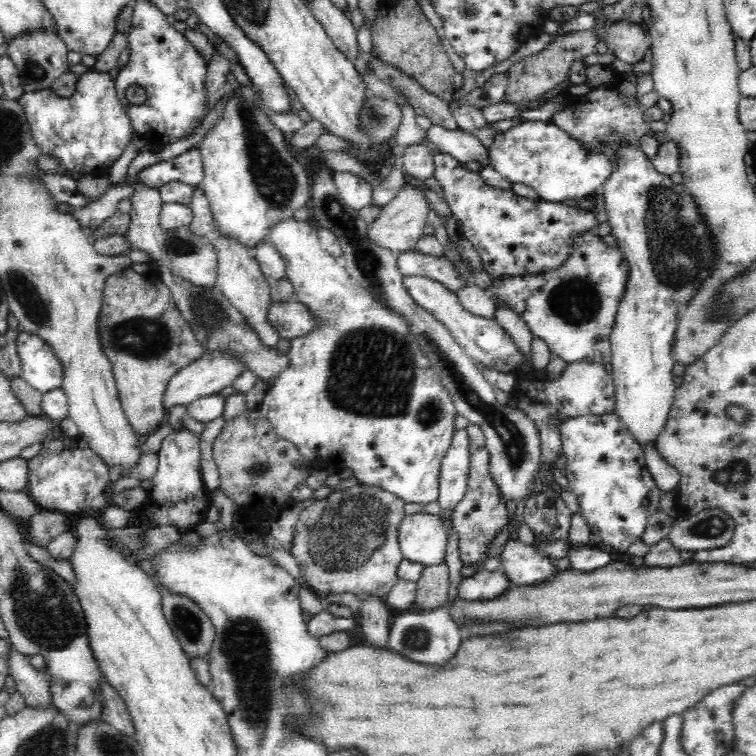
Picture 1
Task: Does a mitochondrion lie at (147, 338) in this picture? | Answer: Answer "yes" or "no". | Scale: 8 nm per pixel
yes

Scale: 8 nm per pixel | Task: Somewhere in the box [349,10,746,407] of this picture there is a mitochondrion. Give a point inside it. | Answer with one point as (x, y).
(674, 249)

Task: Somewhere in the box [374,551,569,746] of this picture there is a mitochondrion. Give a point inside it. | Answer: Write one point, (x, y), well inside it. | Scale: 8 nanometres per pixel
(417, 638)

